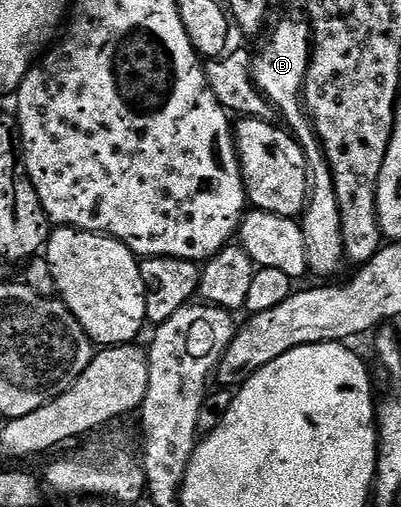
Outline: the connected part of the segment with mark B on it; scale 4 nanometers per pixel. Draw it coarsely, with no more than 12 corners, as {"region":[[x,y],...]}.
{"region":[[284,18],[252,79],[308,161],[299,219],[308,269],[345,265],[332,170],[302,95],[309,23]]}

